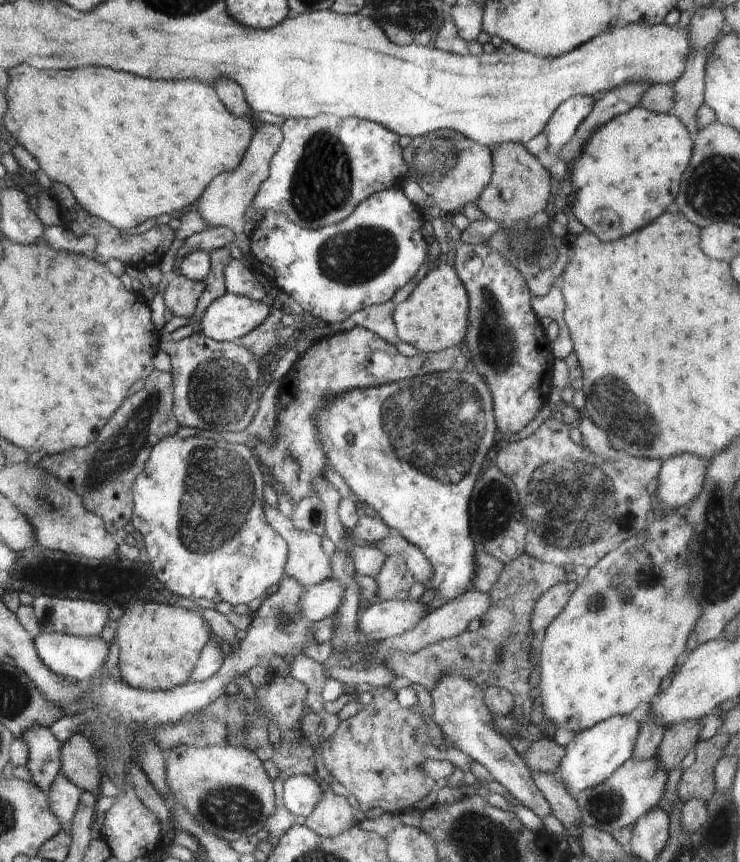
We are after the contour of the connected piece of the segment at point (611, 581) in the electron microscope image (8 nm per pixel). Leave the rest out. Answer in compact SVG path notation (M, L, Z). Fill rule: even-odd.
M666 509L660 516L655 516L654 520L649 520L642 532L638 532L636 536L622 541L618 548L603 556L598 562L589 568L588 574L578 581L576 590L572 592L572 596L568 599L566 606L562 612L550 623L542 640L541 658L539 662L540 683L537 687L540 692L540 702L542 702L542 712L546 714L553 724L564 730L572 730L572 732L582 732L586 728L592 728L598 722L606 720L612 716L629 715L640 704L651 703L660 690L678 668L678 658L685 655L686 642L690 639L689 634L694 630L698 618L702 616L700 606L694 599L692 594L692 586L690 586L690 552L688 552L688 542L692 538L692 528L688 524L682 510Z

